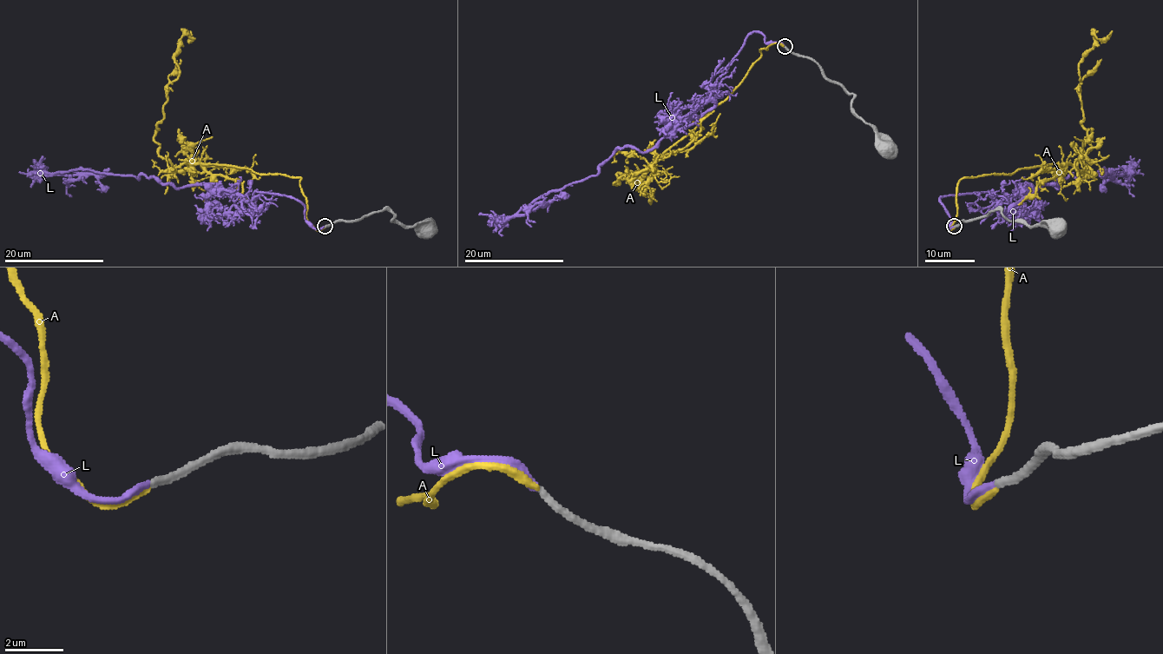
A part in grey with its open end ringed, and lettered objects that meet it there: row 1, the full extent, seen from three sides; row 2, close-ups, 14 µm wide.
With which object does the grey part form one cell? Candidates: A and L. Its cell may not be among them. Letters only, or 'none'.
L

